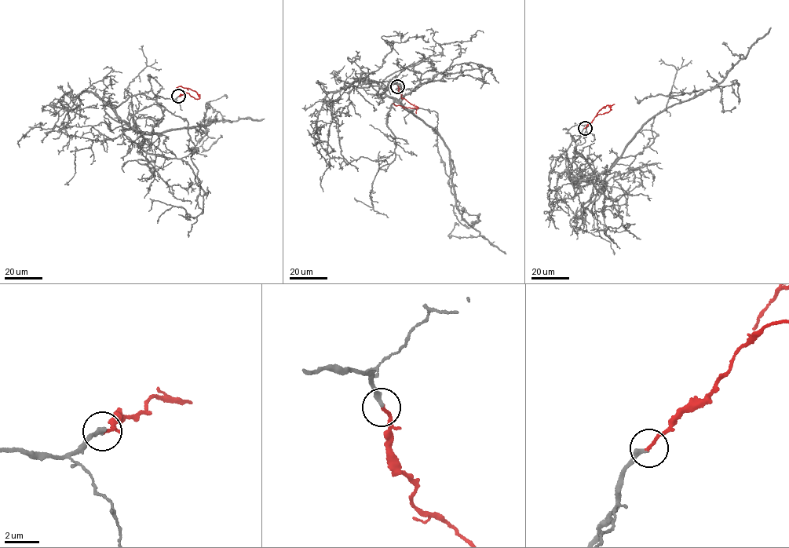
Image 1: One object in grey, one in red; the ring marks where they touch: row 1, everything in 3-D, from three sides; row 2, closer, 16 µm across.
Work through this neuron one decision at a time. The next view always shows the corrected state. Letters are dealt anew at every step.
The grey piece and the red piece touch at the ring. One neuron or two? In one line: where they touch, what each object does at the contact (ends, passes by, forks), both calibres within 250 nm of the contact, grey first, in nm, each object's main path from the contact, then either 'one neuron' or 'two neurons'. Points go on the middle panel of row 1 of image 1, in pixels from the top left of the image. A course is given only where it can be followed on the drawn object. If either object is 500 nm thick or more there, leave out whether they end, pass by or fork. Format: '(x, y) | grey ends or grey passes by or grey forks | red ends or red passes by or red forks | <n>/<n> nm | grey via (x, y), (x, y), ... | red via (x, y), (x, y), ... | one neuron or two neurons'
(397, 86) | grey ends | red ends | 280/170 nm | grey via (398, 86), (356, 80), (376, 82), (438, 131), (447, 147), (457, 206), (479, 235), (449, 235), (458, 225) | red via (398, 86), (401, 96), (418, 107), (404, 107), (392, 103) | one neuron

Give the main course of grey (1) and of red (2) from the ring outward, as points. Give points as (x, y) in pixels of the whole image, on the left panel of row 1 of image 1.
1: (179, 96), (150, 90), (115, 111), (136, 130), (159, 133), (231, 122), (207, 104), (226, 98)
2: (179, 96), (184, 93), (195, 98), (199, 97), (189, 89), (176, 87)

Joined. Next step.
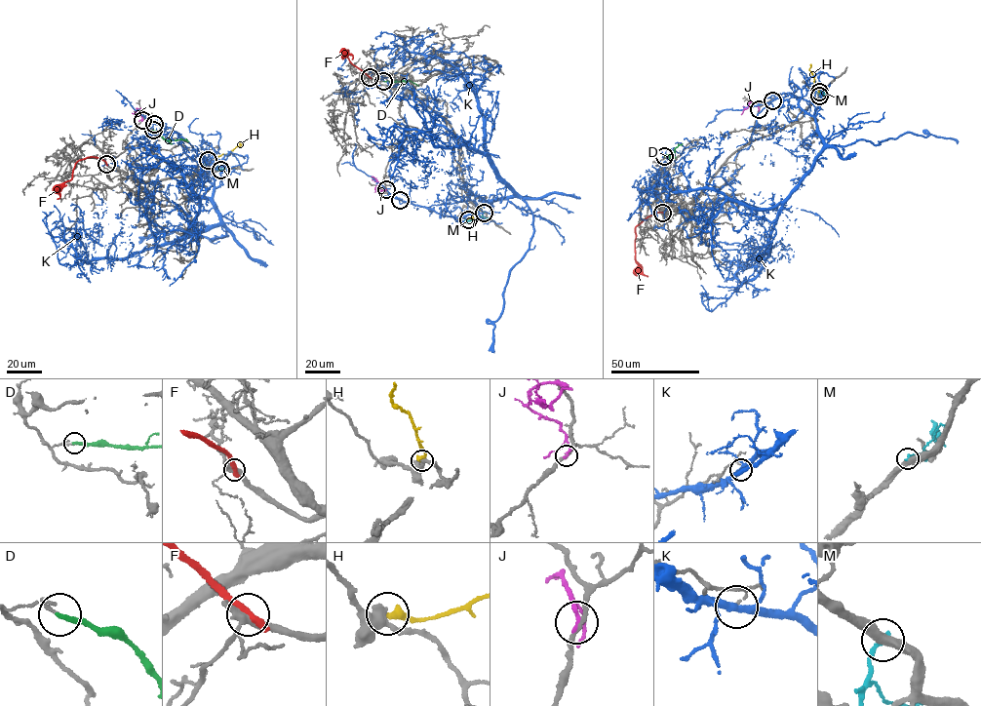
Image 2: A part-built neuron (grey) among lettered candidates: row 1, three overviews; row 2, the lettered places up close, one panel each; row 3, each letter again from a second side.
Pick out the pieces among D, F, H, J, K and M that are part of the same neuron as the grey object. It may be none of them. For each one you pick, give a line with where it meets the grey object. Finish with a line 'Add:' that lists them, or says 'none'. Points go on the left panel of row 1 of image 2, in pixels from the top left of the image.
Add: none

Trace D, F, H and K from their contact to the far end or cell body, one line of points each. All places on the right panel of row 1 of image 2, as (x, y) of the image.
D: (664, 156), (672, 157), (675, 148), (683, 143)
F: (663, 213), (649, 215), (635, 227), (636, 262), (641, 273), (647, 277)
H: (818, 92), (809, 70), (810, 64)
K: (772, 100), (813, 99), (823, 146), (758, 274), (735, 275), (754, 248), (780, 243), (783, 209), (839, 237)

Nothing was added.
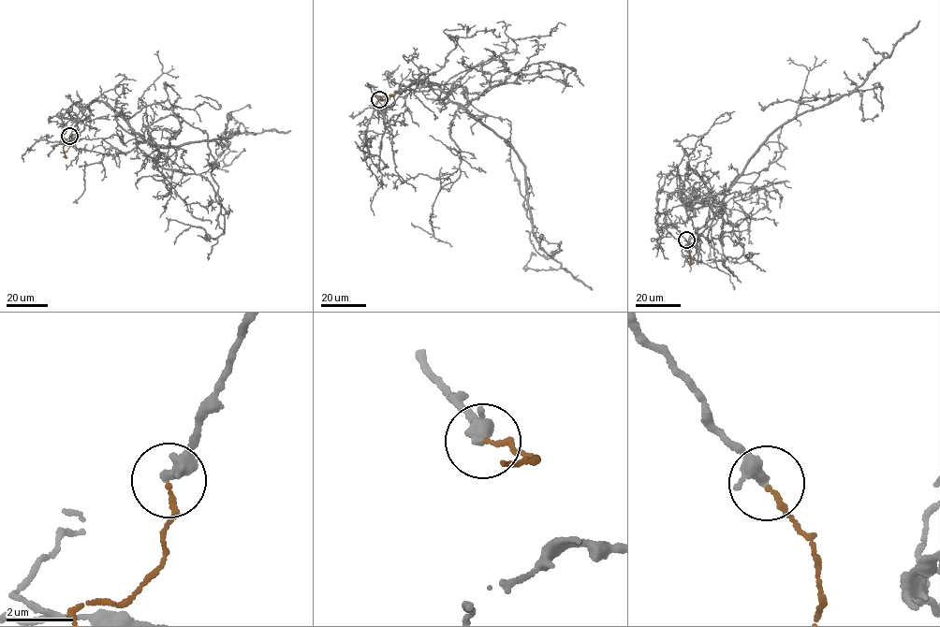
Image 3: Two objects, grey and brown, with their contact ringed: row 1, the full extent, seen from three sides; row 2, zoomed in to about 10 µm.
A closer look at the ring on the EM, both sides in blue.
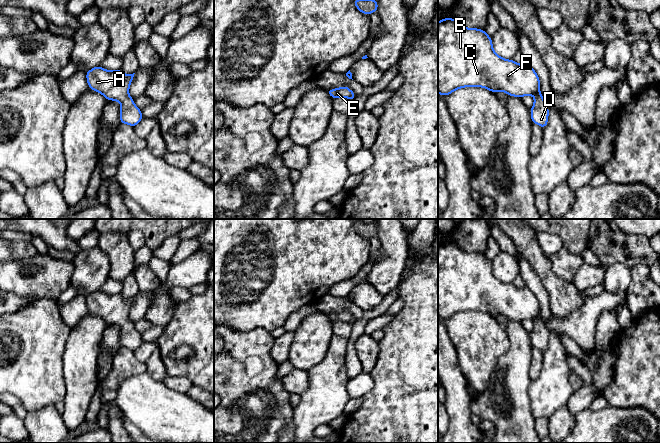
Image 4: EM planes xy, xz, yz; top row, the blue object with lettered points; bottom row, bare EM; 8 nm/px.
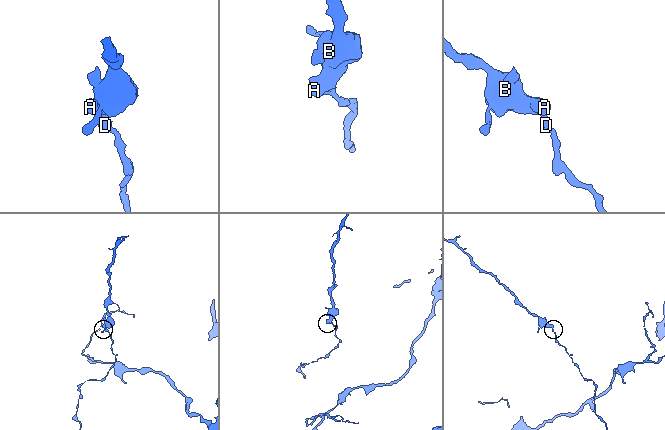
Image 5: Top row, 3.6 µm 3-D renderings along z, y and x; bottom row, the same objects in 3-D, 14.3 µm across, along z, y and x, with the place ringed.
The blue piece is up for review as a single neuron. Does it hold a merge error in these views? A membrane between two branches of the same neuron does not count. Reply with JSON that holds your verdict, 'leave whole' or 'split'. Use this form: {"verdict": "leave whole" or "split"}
{"verdict": "leave whole"}

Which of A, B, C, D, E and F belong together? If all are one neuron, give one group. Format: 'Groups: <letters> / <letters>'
Groups: A B C D E F

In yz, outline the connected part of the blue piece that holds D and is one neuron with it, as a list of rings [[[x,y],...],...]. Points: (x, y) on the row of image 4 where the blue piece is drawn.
[[[443,18],[438,22],[438,93],[447,96],[455,90],[464,87],[482,87],[496,93],[503,91],[509,96],[524,97],[534,96],[533,107],[529,110],[532,123],[544,129],[548,124],[549,108],[545,103],[539,88],[541,82],[536,71],[528,63],[518,64],[514,60],[500,57],[494,50],[492,37],[486,34],[483,29],[464,27],[454,18]]]

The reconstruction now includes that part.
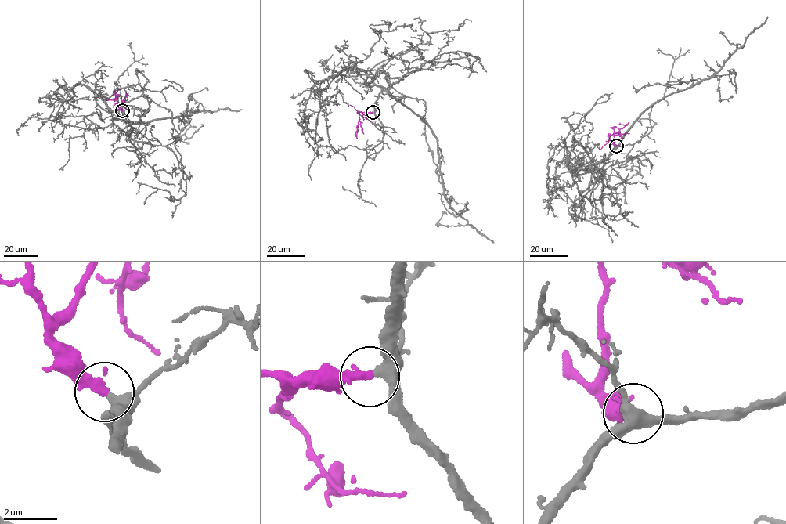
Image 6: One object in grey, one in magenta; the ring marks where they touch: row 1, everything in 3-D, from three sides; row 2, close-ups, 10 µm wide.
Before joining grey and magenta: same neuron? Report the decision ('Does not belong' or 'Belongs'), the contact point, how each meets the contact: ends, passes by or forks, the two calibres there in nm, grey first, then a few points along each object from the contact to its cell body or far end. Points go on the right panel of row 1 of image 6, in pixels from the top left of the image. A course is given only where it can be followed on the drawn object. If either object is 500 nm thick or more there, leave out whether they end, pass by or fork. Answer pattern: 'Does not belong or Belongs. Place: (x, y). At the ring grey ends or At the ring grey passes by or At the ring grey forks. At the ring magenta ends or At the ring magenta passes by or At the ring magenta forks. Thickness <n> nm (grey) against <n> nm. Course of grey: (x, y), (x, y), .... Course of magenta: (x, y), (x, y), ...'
Belongs. Place: (616, 146). At the ring grey forks. At the ring magenta ends. Thickness 300 nm (grey) against 360 nm. Course of grey: (616, 146), (608, 158), (600, 161), (613, 153), (646, 110), (708, 79), (744, 46), (729, 43), (724, 34). Course of magenta: (616, 146), (609, 140), (609, 136), (625, 125), (620, 123)

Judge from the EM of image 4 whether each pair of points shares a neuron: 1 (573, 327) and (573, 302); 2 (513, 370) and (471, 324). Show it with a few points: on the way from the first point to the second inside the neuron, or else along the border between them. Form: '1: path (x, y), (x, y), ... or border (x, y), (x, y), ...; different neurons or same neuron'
1: border (584, 298), (583, 303), (569, 315), (555, 318); different neurons
2: border (506, 332), (509, 347), (498, 358), (491, 377); different neurons

